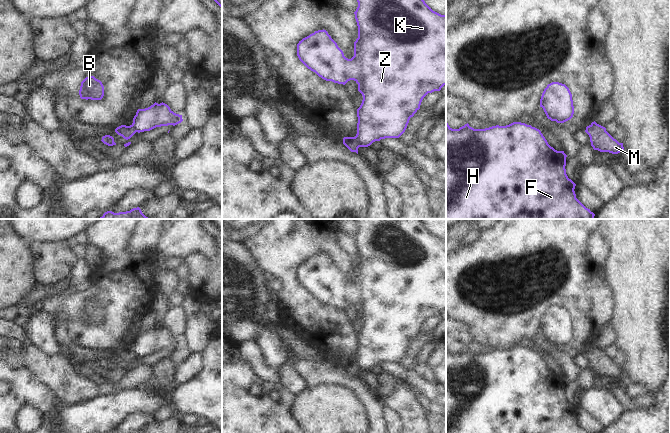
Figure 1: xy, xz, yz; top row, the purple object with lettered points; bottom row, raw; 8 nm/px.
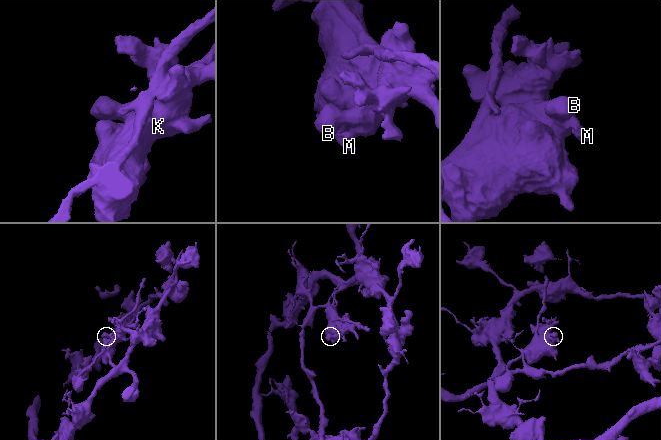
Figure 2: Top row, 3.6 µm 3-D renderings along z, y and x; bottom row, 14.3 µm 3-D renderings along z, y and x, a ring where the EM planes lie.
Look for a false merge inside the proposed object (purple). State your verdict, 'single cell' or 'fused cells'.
fused cells

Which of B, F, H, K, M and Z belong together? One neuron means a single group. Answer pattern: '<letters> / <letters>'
B F H K Z / M

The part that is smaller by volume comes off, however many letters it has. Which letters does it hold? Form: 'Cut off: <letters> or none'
Cut off: M

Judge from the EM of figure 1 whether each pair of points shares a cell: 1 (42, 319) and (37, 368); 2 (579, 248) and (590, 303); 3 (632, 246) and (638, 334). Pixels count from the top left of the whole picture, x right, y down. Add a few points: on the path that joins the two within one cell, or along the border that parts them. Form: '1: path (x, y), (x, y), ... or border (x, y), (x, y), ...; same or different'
1: border (31, 343), (47, 355), (62, 354); different
2: path (579, 262), (579, 289); same
3: path (638, 268), (638, 312); same

